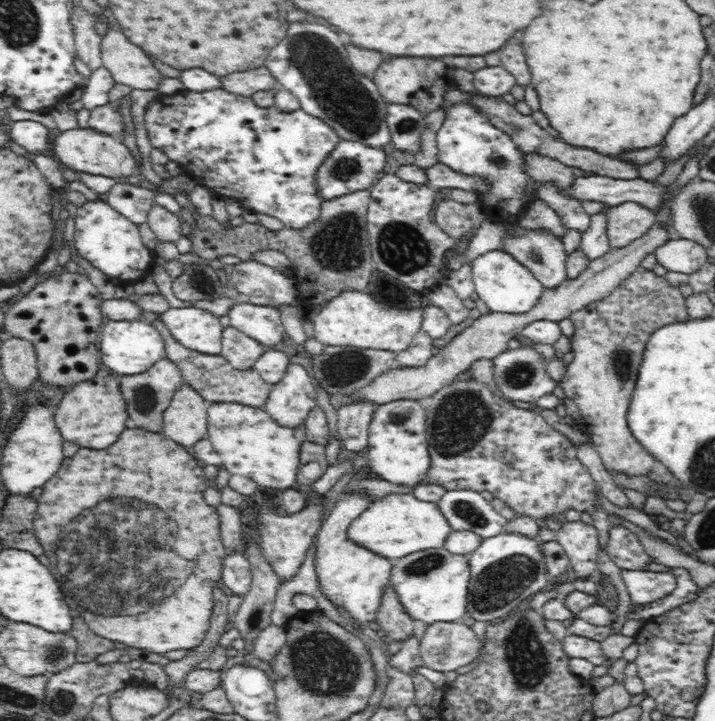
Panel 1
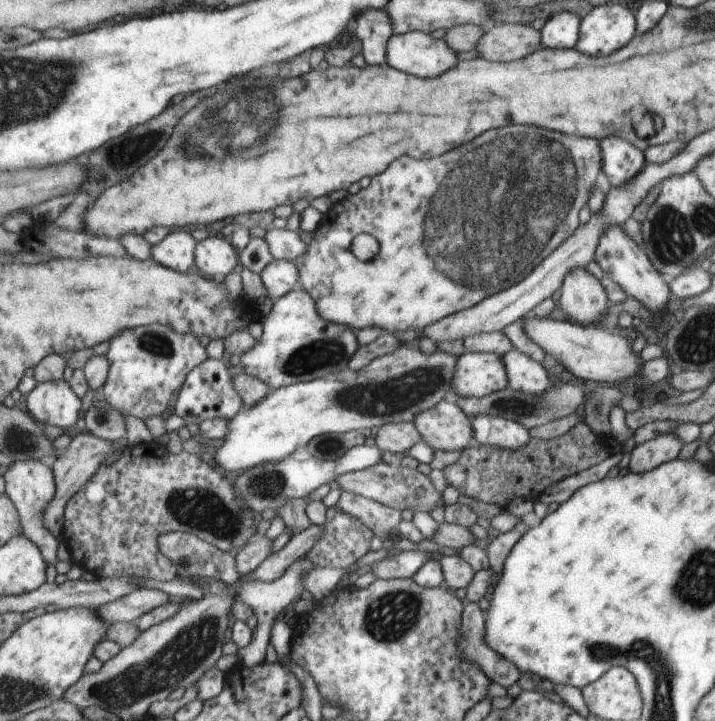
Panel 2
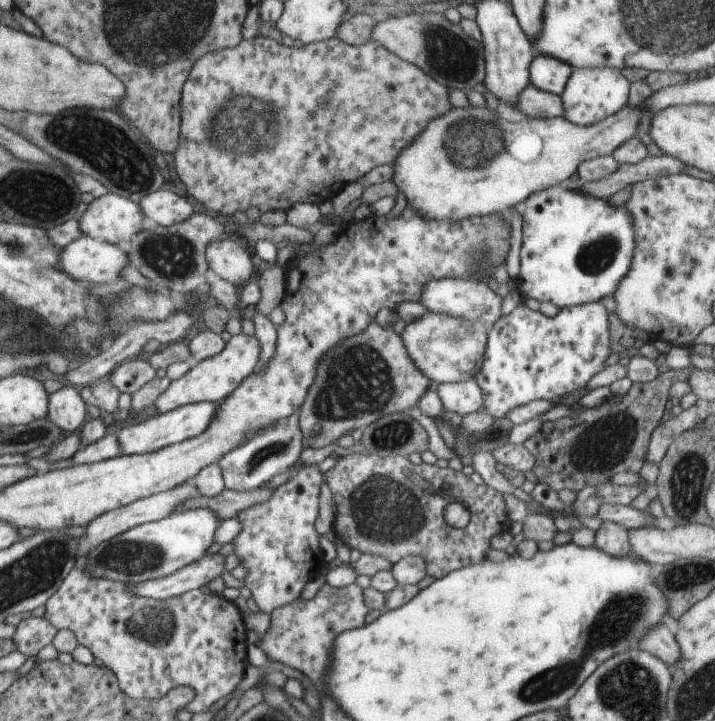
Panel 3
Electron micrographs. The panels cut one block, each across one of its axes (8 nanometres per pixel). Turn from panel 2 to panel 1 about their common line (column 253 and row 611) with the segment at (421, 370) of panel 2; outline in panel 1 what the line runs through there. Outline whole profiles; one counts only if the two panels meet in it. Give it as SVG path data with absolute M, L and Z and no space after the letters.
M443 546L395 559L389 581L396 598L412 620L454 622L467 612L469 561L465 555L450 554Z

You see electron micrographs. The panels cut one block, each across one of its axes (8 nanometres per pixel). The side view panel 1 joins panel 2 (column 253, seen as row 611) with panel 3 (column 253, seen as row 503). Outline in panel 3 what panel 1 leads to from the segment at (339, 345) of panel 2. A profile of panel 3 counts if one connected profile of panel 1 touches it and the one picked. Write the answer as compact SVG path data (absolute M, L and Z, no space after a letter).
M237 334L231 336L224 344L223 351L216 356L201 360L197 365L191 366L189 371L179 378L173 380L164 392L161 392L153 402L155 415L161 415L180 407L208 401L213 403L222 402L231 392L240 386L244 379L247 379L255 364L257 364L257 354L261 348L258 340L253 335Z

